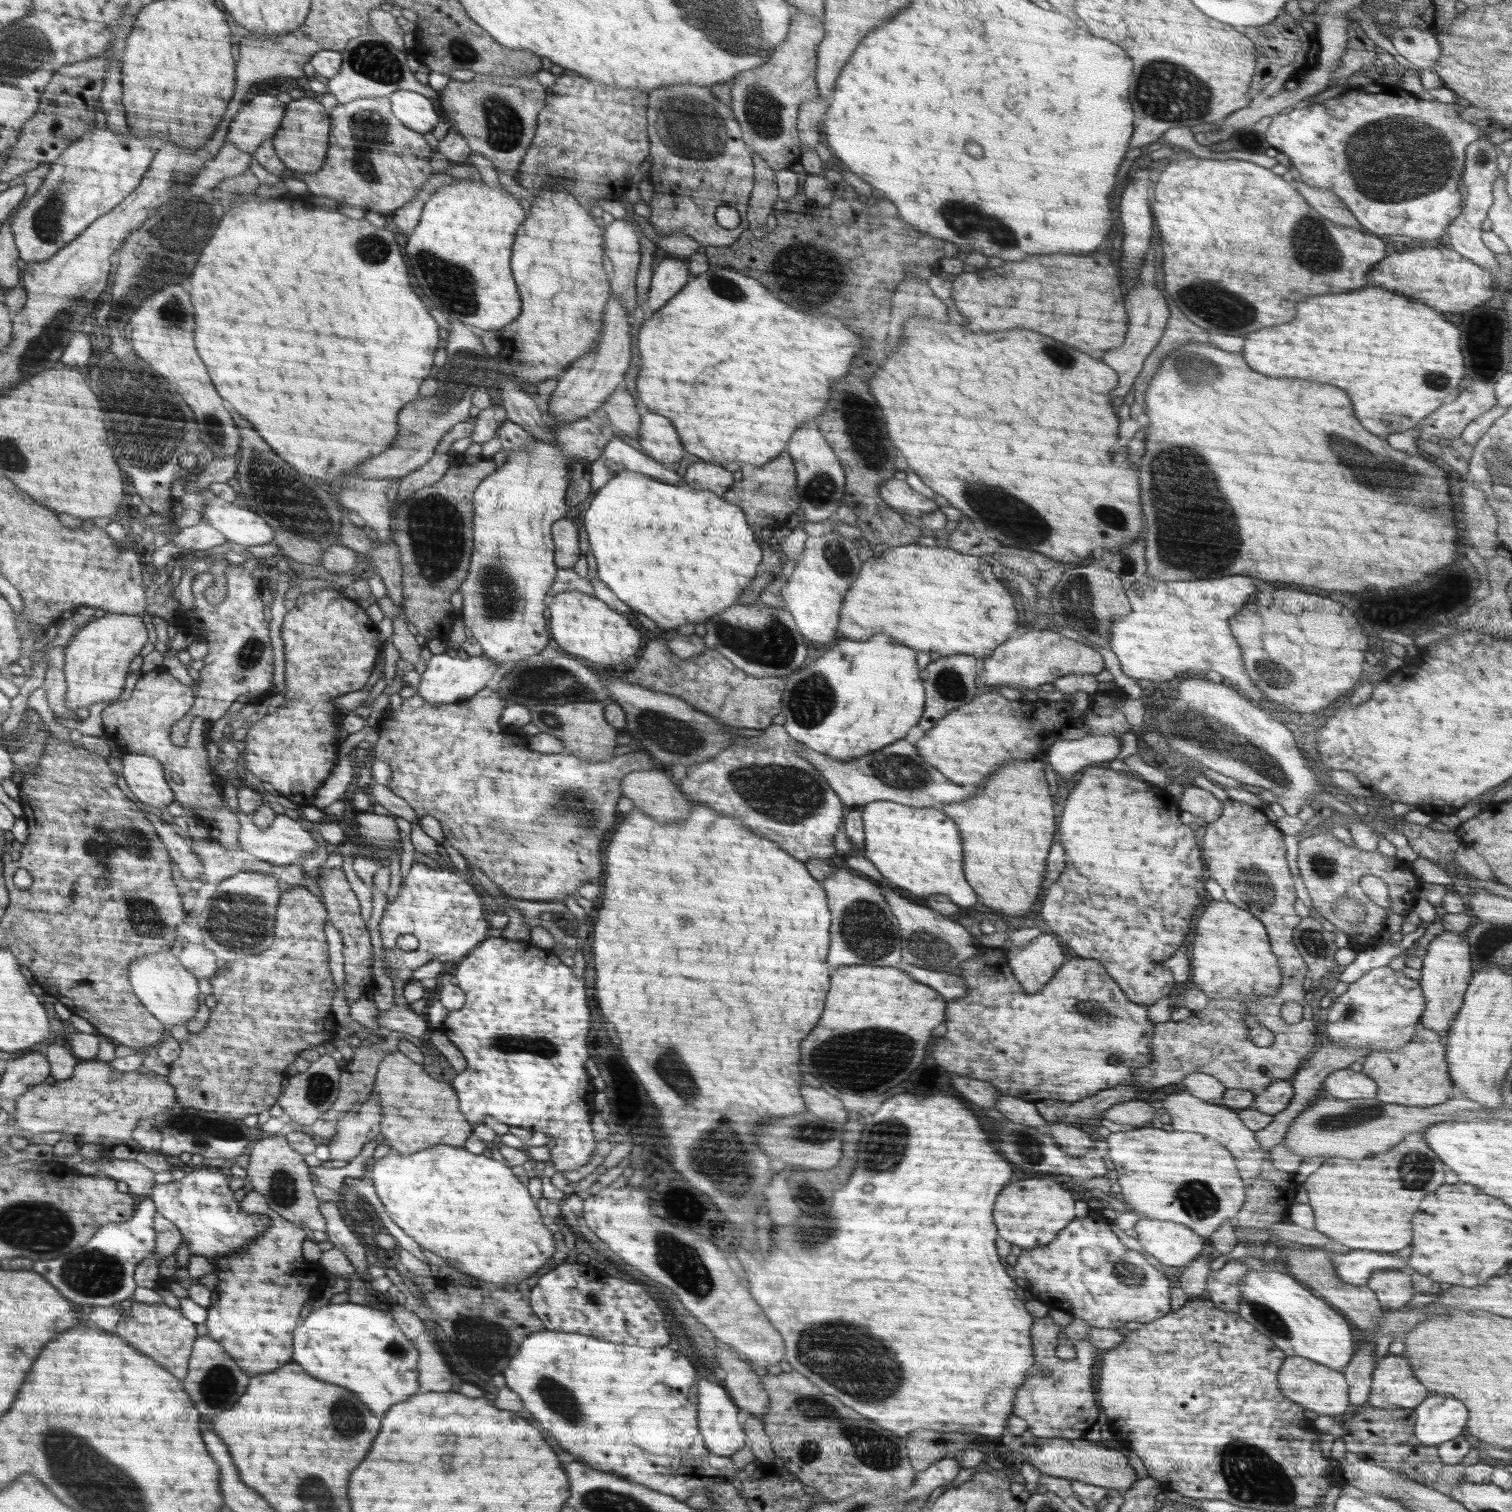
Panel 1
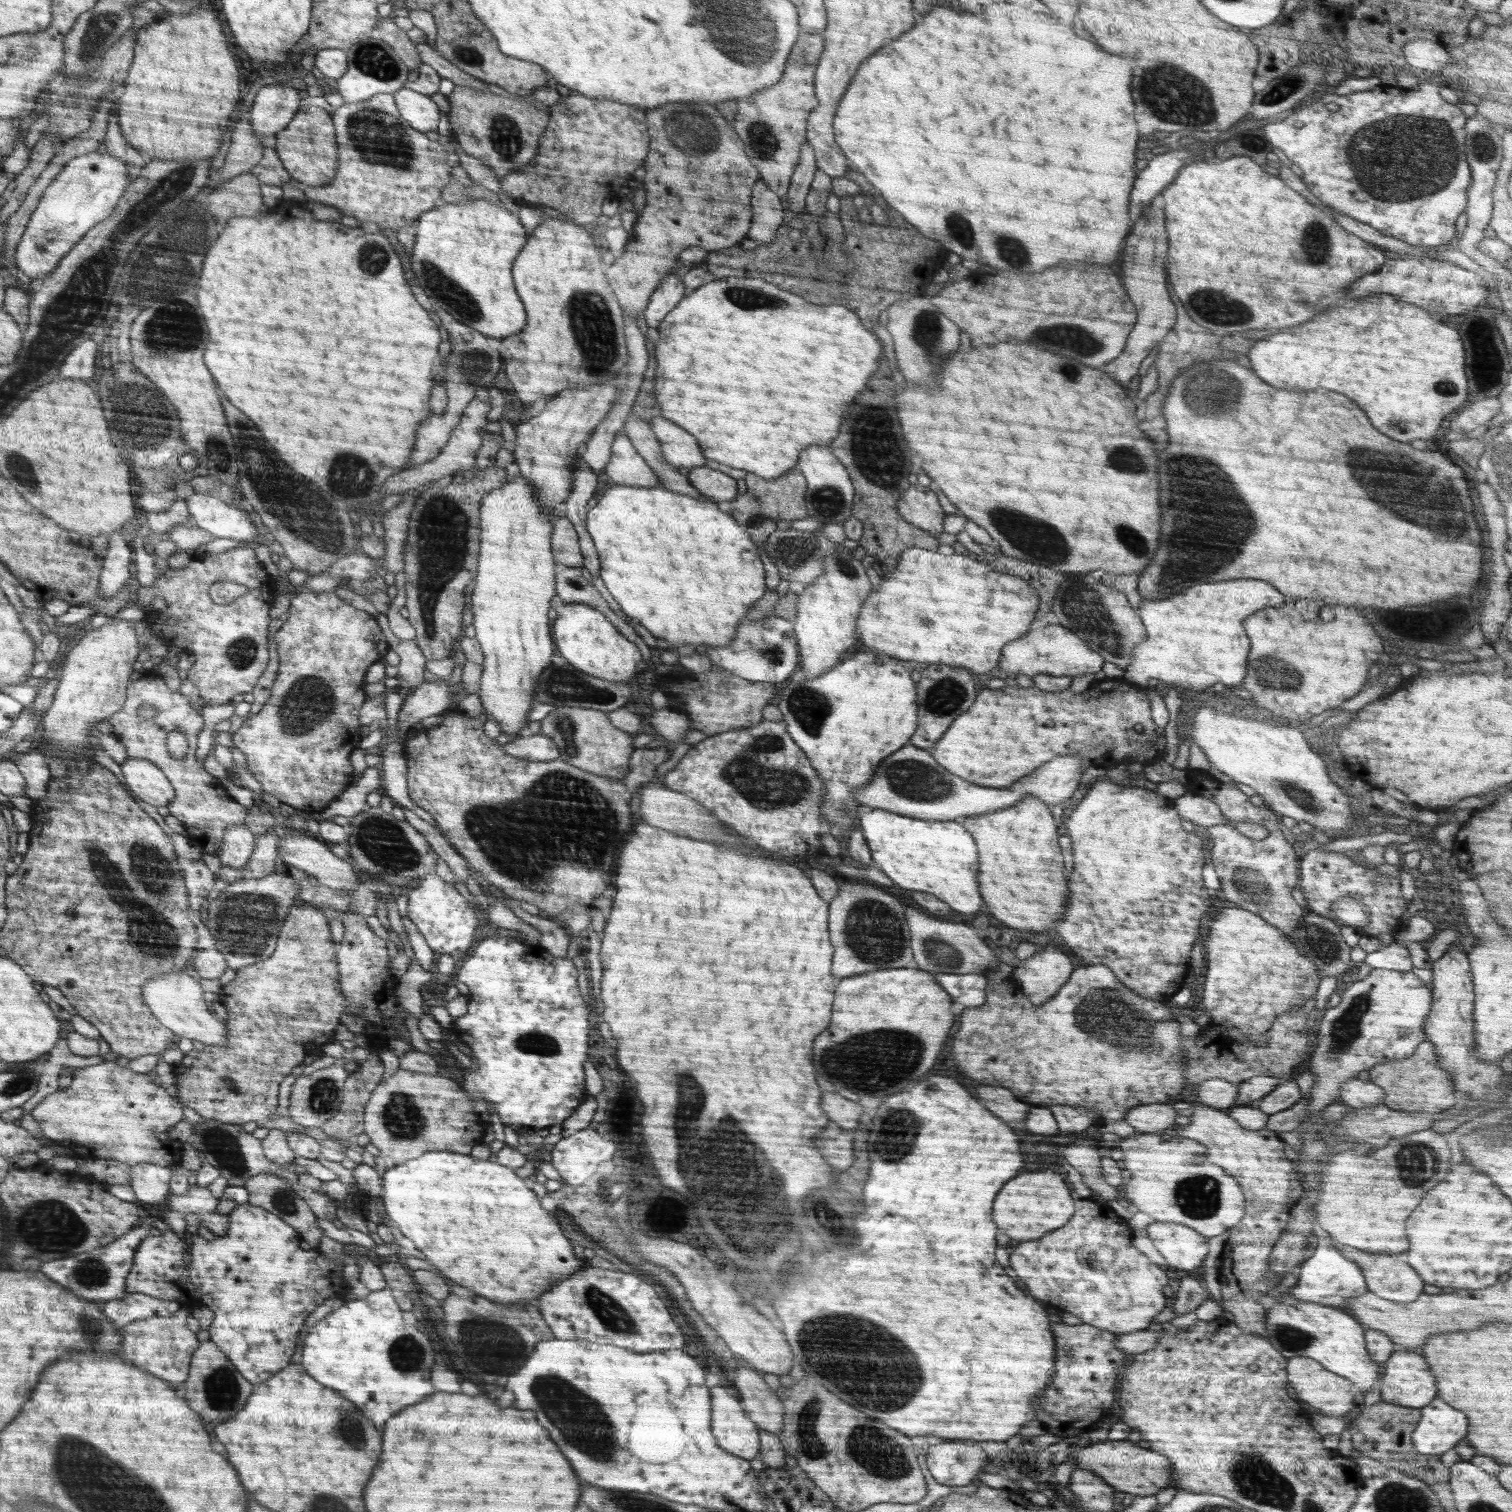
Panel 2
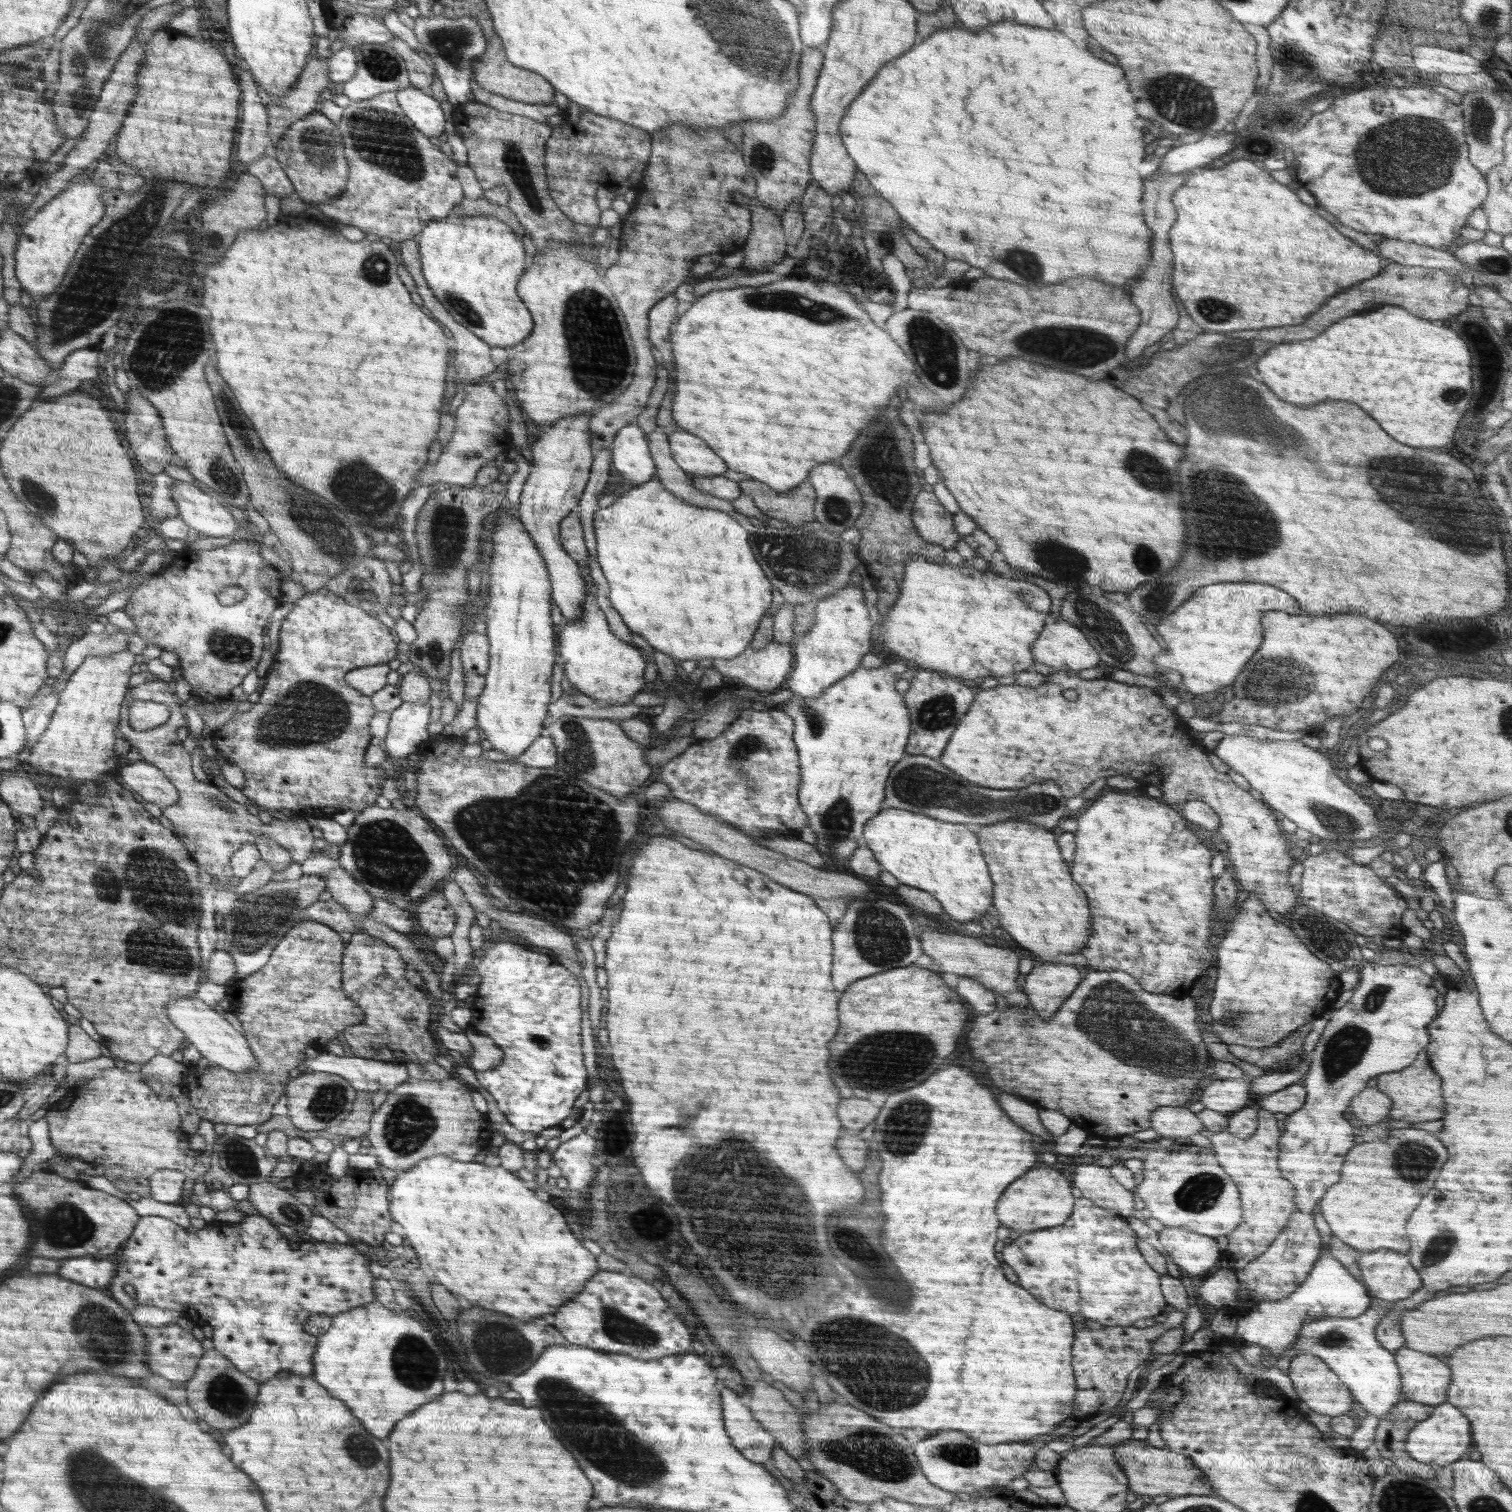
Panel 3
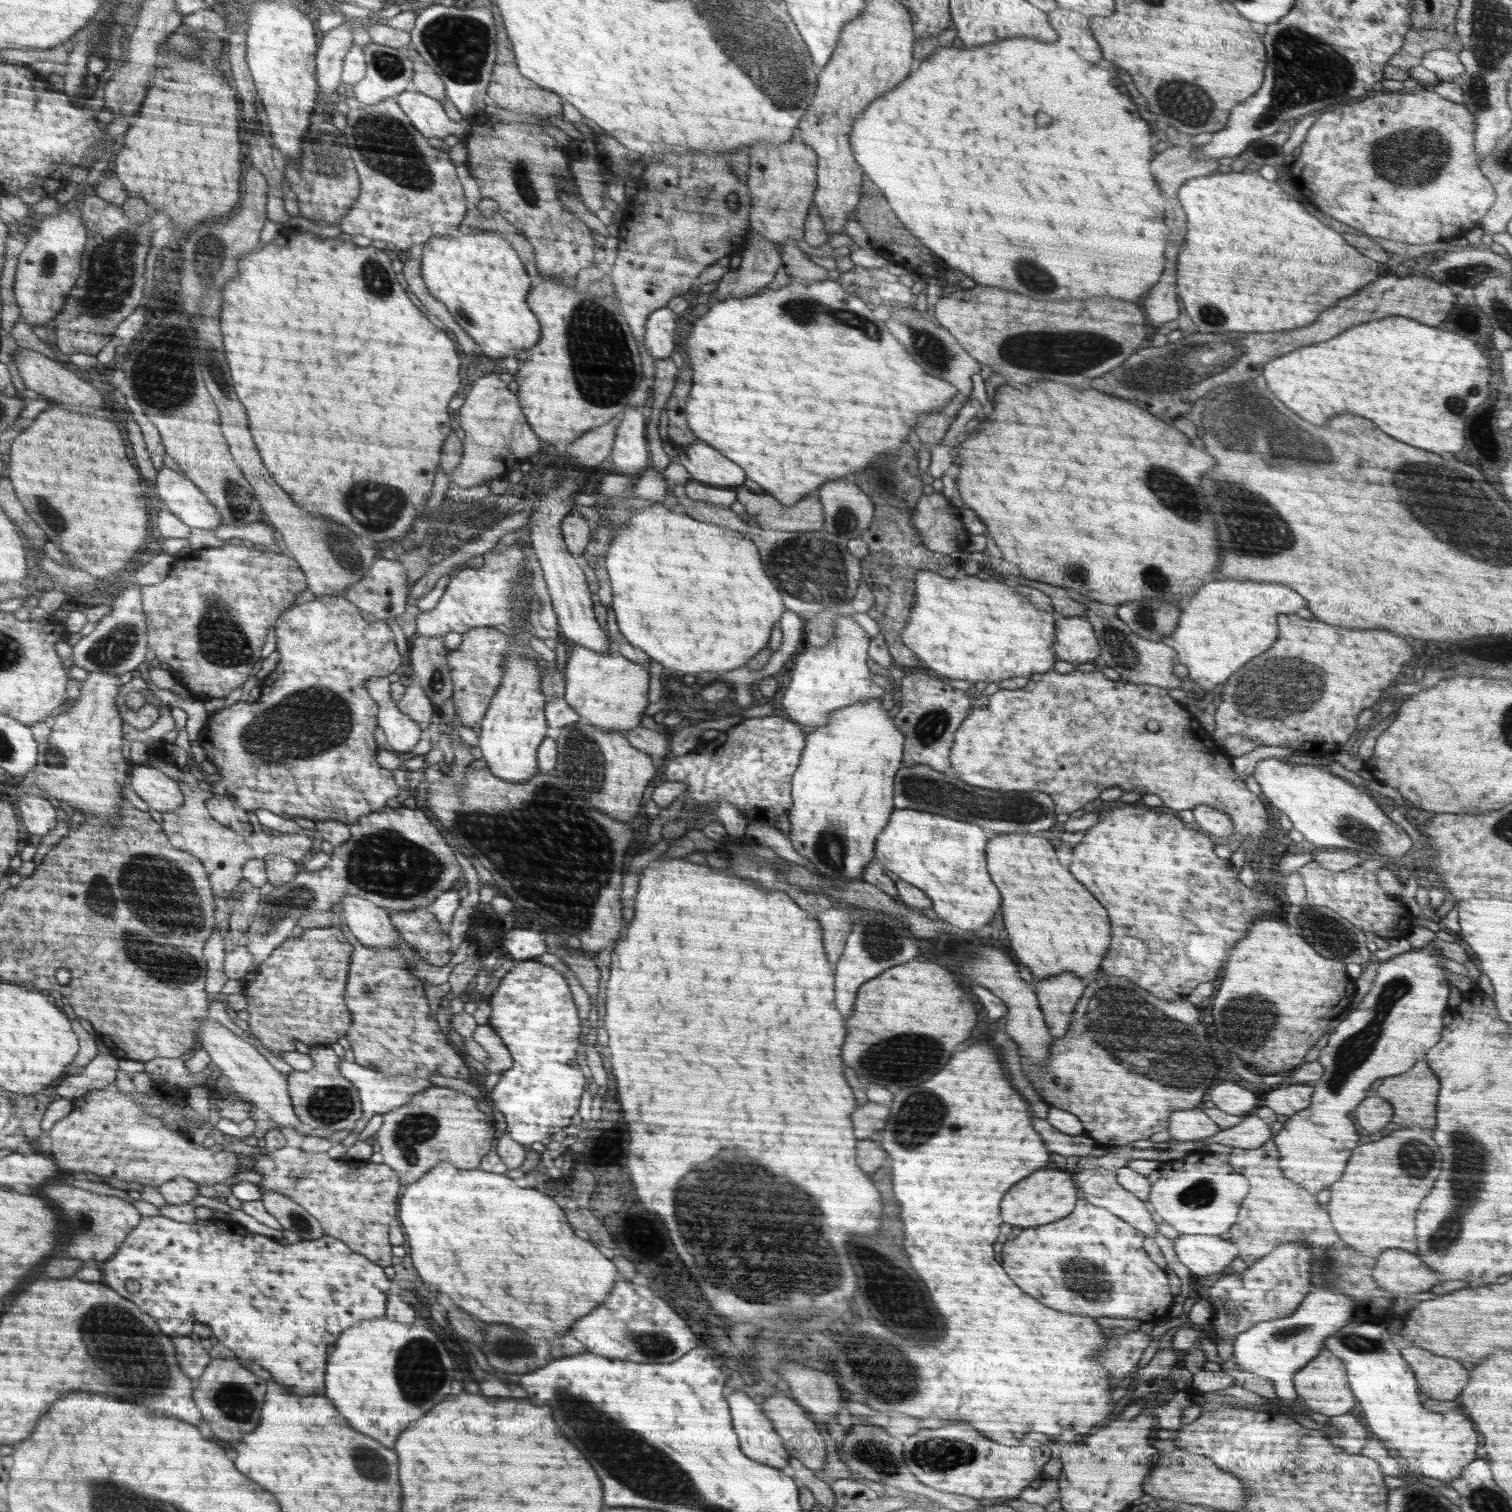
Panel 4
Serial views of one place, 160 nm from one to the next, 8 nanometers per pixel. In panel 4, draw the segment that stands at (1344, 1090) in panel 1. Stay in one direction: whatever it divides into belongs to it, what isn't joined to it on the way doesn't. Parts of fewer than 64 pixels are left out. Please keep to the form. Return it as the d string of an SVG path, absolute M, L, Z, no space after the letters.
M1377 1095L1366 1098L1355 1109L1356 1123L1365 1133L1385 1133L1384 1127L1392 1121L1393 1107L1384 1098Z

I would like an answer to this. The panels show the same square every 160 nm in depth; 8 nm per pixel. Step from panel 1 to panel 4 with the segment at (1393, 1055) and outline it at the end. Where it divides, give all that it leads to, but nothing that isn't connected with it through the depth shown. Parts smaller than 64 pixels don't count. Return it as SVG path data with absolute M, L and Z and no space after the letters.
M1416 1062L1414 1068L1398 1076L1390 1076L1382 1080L1382 1085L1375 1091L1378 1097L1384 1098L1393 1107L1392 1121L1406 1128L1418 1127L1432 1130L1437 1123L1437 1098L1440 1083L1428 1068L1426 1062Z

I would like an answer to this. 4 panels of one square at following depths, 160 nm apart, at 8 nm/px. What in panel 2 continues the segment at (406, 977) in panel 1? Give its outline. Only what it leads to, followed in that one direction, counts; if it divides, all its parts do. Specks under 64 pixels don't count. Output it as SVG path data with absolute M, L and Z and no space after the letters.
M427 874L415 881L410 891L406 916L416 925L428 946L435 952L450 955L455 961L470 954L474 932L482 929L478 919L482 916L475 901L469 903L454 886L447 884L436 874Z

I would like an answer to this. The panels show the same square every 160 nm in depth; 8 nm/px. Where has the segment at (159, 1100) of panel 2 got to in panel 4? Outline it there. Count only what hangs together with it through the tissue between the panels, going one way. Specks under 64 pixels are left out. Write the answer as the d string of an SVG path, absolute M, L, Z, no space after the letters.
M116 1082L72 1101L72 1112L56 1122L54 1128L48 1132L52 1134L51 1154L58 1162L57 1166L62 1166L62 1170L72 1170L74 1174L93 1172L100 1177L111 1176L118 1180L138 1181L157 1189L178 1176L184 1176L199 1185L216 1186L219 1183L228 1183L238 1172L236 1153L220 1145L211 1148L192 1146L186 1138L180 1136L180 1132L176 1132L176 1127L171 1122L165 1123L160 1118L148 1116L145 1113L146 1107L134 1101L131 1095L119 1092Z

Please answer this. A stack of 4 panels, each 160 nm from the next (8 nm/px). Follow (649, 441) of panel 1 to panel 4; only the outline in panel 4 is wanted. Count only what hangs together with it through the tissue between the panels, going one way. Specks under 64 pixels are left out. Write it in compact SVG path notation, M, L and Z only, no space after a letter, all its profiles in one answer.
M693 442L688 448L680 450L676 458L691 474L691 478L716 487L742 486L746 480L744 470L702 442Z

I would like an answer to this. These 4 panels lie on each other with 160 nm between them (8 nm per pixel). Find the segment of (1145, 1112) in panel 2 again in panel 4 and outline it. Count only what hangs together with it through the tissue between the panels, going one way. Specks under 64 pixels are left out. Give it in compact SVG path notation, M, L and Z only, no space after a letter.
M1201 1109L1178 1110L1170 1115L1168 1132L1173 1142L1199 1141L1214 1136L1221 1129Z

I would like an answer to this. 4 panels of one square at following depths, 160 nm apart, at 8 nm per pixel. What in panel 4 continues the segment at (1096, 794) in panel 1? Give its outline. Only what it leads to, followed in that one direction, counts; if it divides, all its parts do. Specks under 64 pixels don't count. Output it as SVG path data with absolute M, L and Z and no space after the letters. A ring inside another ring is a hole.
M1134 806L1110 810L1105 807L1097 812L1102 812L1100 821L1092 830L1086 830L1086 836L1074 848L1070 872L1102 902L1112 920L1112 942L1102 970L1110 976L1126 976L1158 998L1185 1000L1198 984L1218 978L1236 940L1246 934L1246 928L1250 928L1254 920L1266 918L1278 908L1278 895L1273 887L1256 885L1252 888L1238 882L1230 870L1229 860L1214 854L1215 845L1210 837L1184 828L1176 816ZM1152 938L1160 948L1152 948Z

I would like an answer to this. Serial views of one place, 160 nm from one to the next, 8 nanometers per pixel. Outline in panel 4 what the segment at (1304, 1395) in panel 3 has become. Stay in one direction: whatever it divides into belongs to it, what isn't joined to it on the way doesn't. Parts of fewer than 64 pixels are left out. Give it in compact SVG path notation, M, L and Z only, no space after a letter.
M1323 1348L1316 1358L1300 1369L1293 1376L1294 1386L1300 1399L1303 1399L1308 1408L1312 1408L1314 1412L1326 1416L1340 1416L1350 1411L1356 1399L1348 1382L1346 1367L1340 1362L1340 1358L1330 1353L1328 1349Z

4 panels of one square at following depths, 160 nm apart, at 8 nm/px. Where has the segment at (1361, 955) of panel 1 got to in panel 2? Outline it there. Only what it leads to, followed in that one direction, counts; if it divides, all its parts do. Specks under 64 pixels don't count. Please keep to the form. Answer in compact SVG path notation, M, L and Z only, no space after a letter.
M1394 942L1383 946L1378 952L1367 954L1363 962L1371 966L1372 969L1411 971L1414 966L1406 945Z

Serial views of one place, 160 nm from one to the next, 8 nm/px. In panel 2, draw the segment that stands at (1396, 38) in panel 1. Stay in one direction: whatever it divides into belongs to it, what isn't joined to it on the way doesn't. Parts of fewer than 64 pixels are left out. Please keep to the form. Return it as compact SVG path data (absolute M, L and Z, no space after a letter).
M1414 39L1403 46L1407 68L1419 72L1439 72L1451 63L1449 54L1440 42Z

